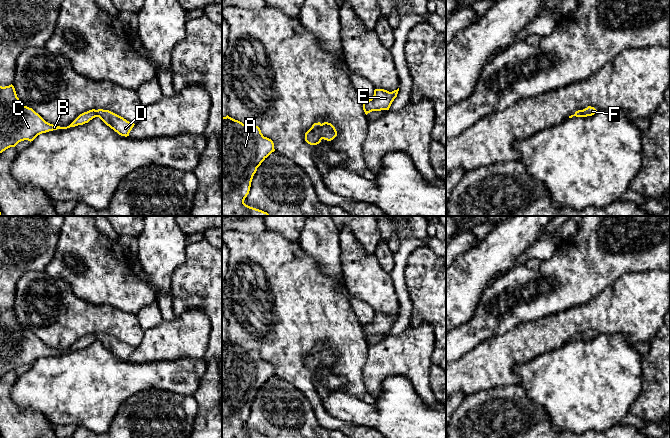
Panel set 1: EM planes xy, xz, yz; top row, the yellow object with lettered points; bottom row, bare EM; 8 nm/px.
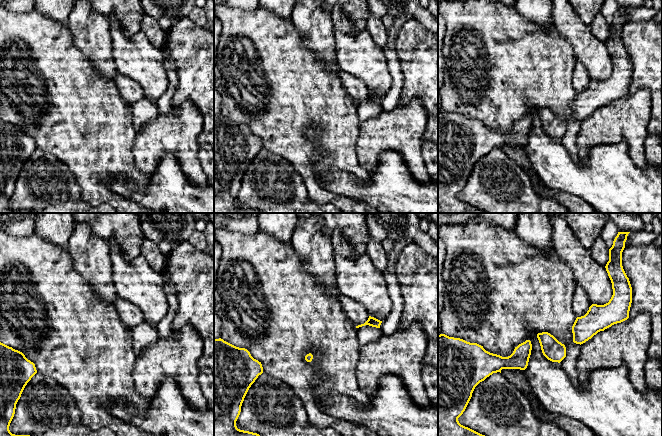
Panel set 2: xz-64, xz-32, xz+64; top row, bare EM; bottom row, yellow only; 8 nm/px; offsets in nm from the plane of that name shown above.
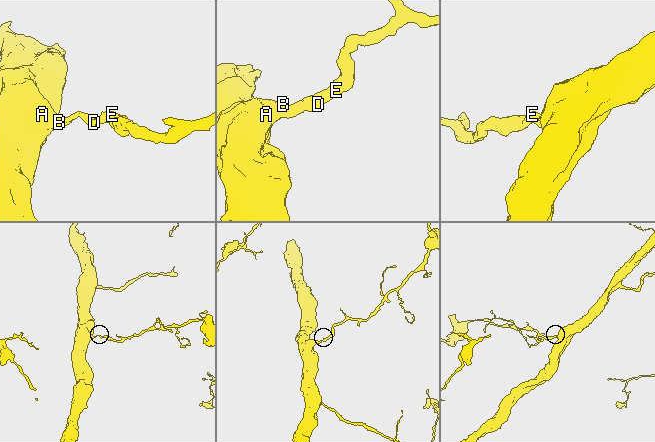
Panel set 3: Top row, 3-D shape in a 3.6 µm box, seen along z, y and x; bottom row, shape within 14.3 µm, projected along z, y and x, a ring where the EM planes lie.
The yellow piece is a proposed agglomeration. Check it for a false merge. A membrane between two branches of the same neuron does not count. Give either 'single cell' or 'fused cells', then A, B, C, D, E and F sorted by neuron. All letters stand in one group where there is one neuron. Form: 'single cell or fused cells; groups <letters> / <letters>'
single cell; groups A B C D E F

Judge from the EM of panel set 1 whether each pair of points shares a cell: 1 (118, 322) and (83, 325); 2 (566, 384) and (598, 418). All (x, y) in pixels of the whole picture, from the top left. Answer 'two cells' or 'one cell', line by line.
1: one cell
2: one cell

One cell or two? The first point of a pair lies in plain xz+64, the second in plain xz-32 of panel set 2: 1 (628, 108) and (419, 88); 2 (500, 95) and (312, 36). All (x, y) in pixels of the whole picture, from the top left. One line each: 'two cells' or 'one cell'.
1: two cells
2: two cells

